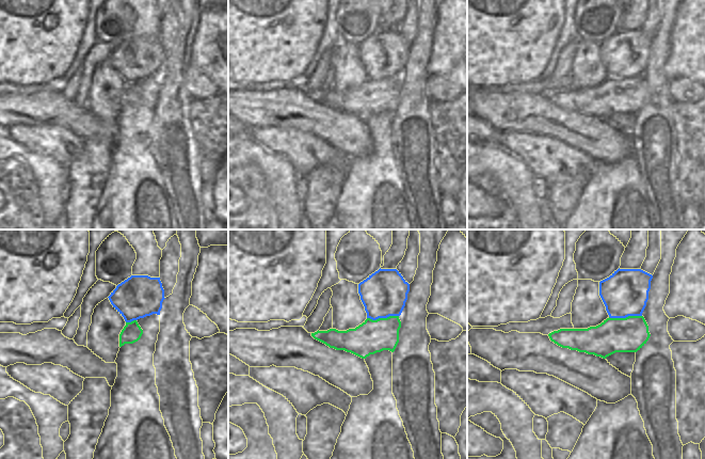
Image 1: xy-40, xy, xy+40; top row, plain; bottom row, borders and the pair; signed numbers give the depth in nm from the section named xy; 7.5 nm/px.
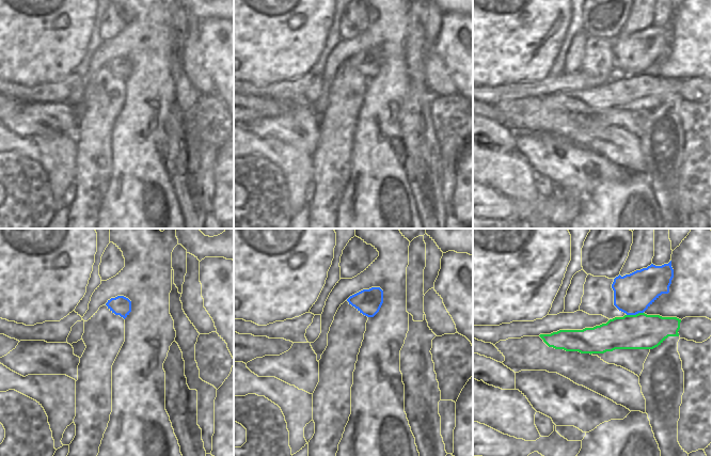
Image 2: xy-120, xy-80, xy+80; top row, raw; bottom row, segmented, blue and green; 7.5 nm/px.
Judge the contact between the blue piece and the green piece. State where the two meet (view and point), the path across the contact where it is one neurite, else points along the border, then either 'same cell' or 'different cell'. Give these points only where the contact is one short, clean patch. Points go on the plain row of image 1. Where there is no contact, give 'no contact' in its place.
meets blue in xy+40 at (625, 78); different cell

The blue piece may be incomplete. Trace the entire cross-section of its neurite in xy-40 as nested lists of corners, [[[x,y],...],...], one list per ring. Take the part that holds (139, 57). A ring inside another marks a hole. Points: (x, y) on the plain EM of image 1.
[[[131,36],[118,45],[108,59],[126,83],[160,76],[165,60],[160,38],[148,36]]]

